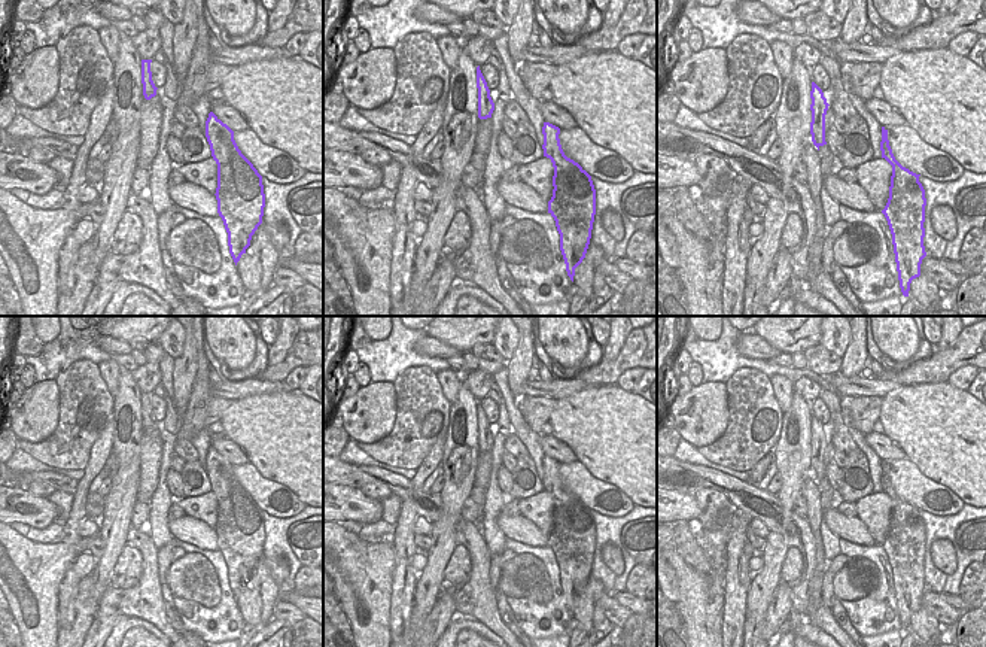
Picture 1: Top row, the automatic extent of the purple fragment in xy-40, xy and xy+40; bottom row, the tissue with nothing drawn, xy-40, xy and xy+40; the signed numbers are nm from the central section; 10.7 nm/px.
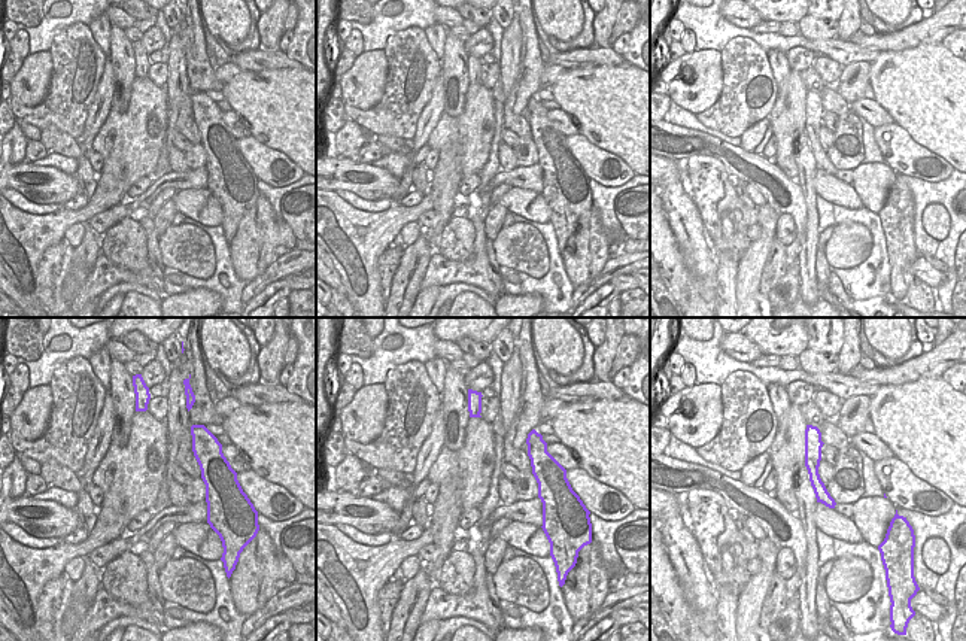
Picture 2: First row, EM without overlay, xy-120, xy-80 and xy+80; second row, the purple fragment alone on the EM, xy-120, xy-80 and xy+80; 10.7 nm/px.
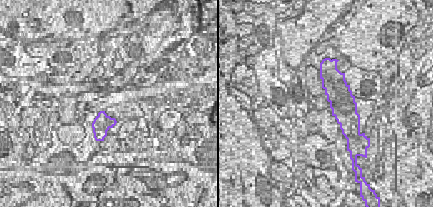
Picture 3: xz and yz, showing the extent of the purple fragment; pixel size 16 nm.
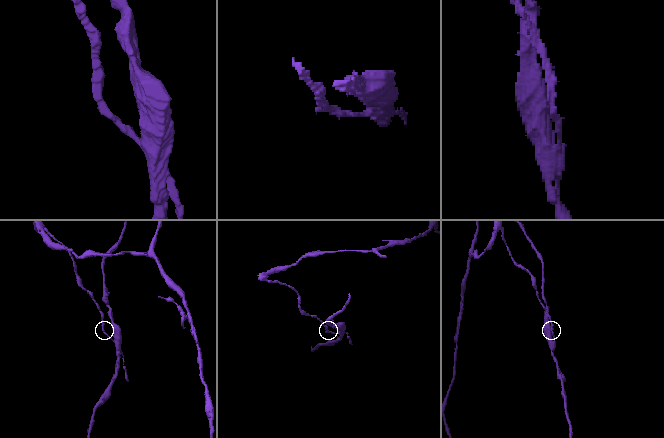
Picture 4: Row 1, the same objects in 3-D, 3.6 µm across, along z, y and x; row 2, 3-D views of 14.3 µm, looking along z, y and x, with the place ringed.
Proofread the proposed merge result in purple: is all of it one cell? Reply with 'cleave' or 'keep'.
cleave

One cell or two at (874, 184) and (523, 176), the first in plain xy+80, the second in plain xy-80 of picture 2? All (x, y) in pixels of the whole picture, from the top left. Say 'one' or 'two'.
one

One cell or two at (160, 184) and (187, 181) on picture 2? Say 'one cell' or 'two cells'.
one cell

